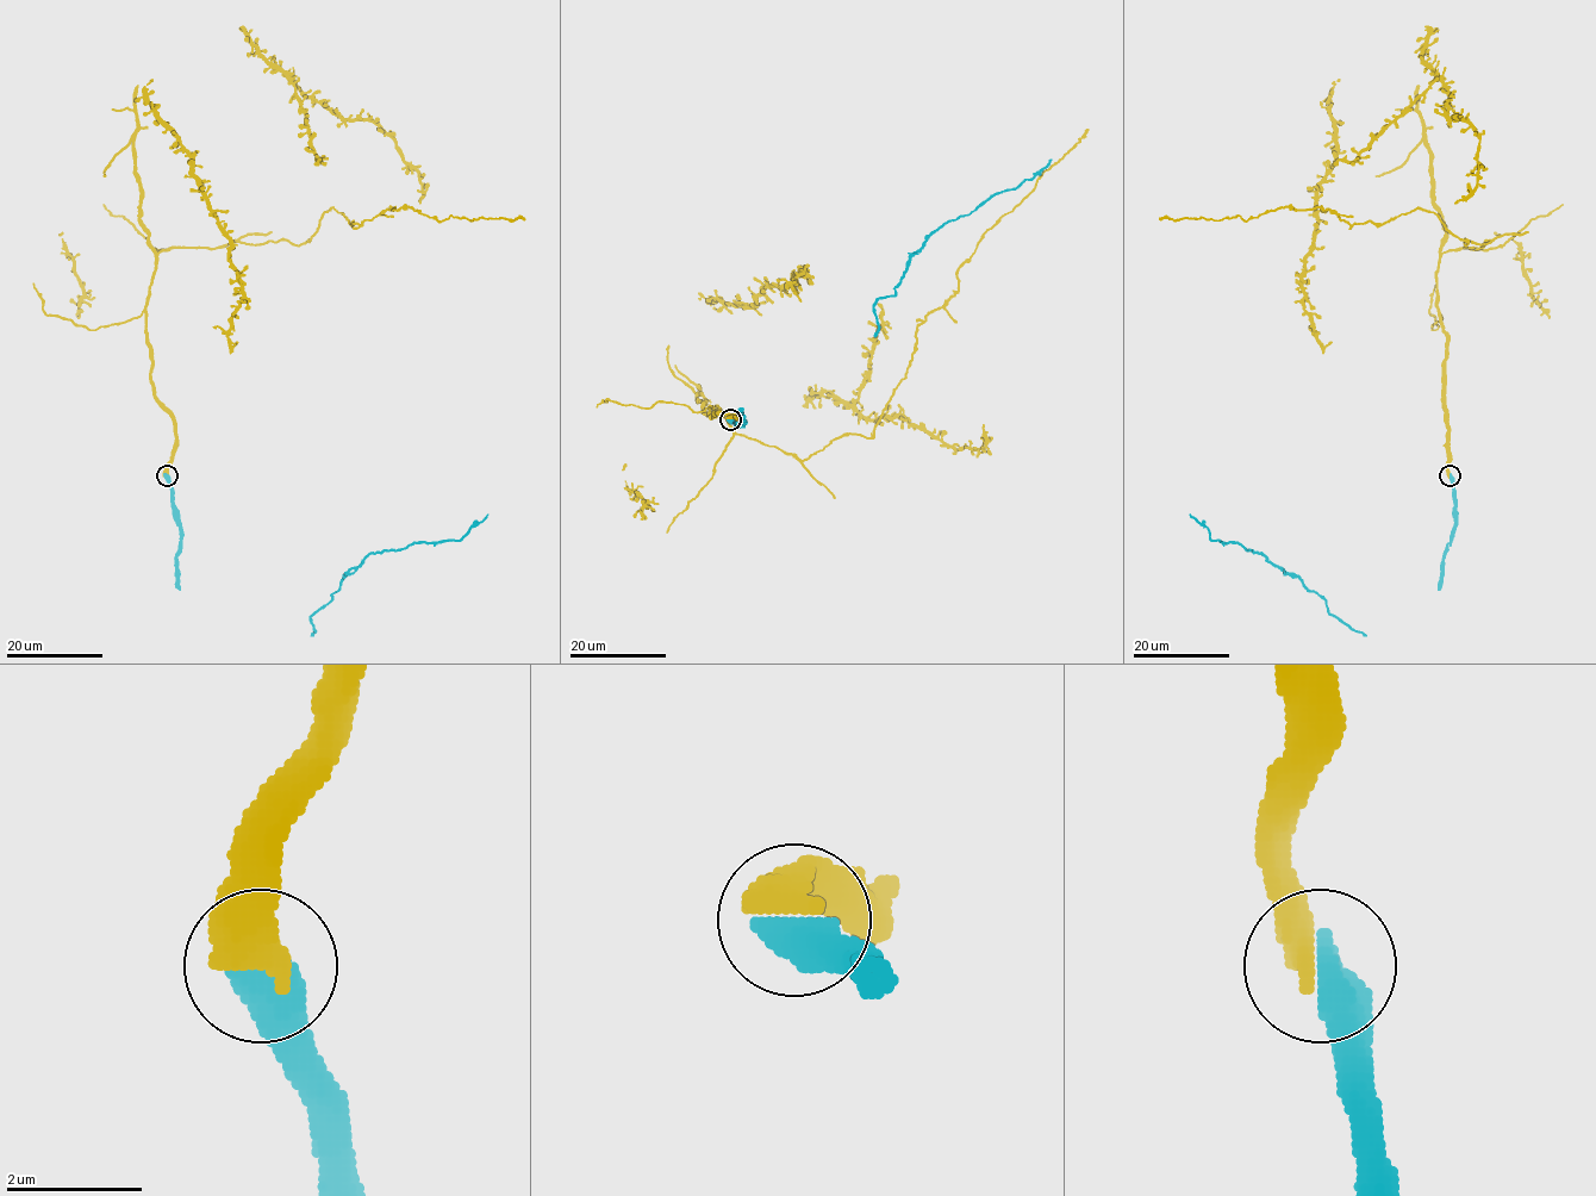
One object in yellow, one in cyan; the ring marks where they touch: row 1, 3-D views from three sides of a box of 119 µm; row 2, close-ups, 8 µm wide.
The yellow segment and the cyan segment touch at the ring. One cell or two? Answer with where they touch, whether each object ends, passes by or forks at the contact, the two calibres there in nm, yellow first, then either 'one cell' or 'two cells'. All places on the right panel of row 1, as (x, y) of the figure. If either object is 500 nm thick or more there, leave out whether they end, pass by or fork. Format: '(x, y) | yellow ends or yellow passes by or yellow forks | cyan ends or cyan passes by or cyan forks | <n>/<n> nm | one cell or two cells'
(1450, 475) | 600/700 nm | one cell

